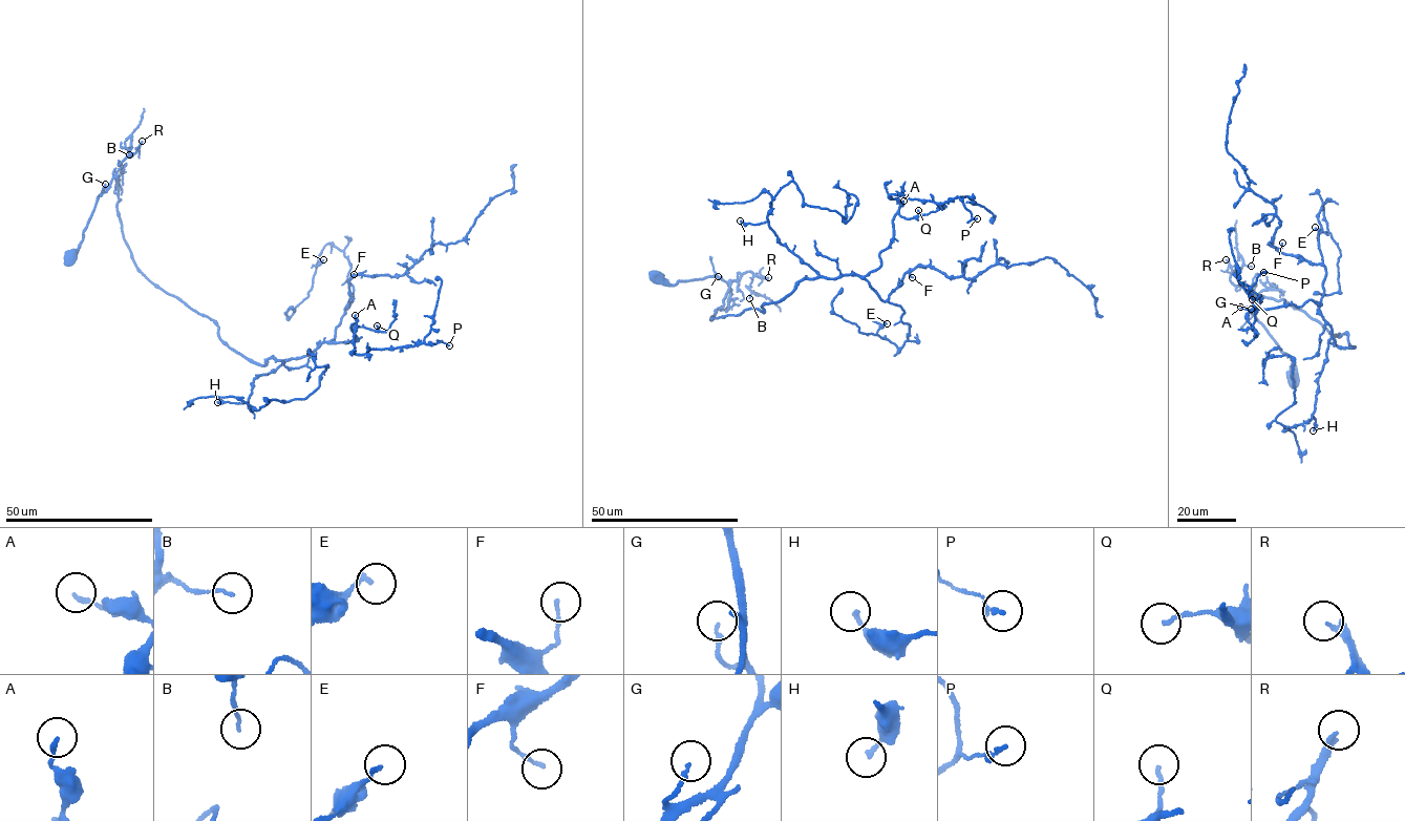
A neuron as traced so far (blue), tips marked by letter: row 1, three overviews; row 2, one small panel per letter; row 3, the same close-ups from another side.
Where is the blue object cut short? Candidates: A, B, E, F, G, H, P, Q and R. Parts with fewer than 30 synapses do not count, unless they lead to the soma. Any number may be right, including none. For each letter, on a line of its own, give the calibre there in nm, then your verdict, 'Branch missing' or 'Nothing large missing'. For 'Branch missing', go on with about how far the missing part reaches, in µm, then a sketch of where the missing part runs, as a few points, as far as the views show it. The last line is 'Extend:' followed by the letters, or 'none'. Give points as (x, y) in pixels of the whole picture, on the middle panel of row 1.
A: Thickness 140 nm. Nothing large missing
B: Thickness 110 nm. Nothing large missing
E: Thickness 140 nm. Nothing large missing
F: Thickness 130 nm. Nothing large missing
G: Thickness 150 nm. Nothing large missing
H: Thickness 150 nm. Nothing large missing
P: Thickness 160 nm. Nothing large missing
Q: Thickness 140 nm. Nothing large missing
R: Thickness 240 nm. Branch missing. Missing length about 100 µm. Course of what is missing: (768, 277), (783, 269), (802, 281), (816, 269), (848, 264), (903, 273), (929, 269), (935, 240), (930, 229)
Extend: R

